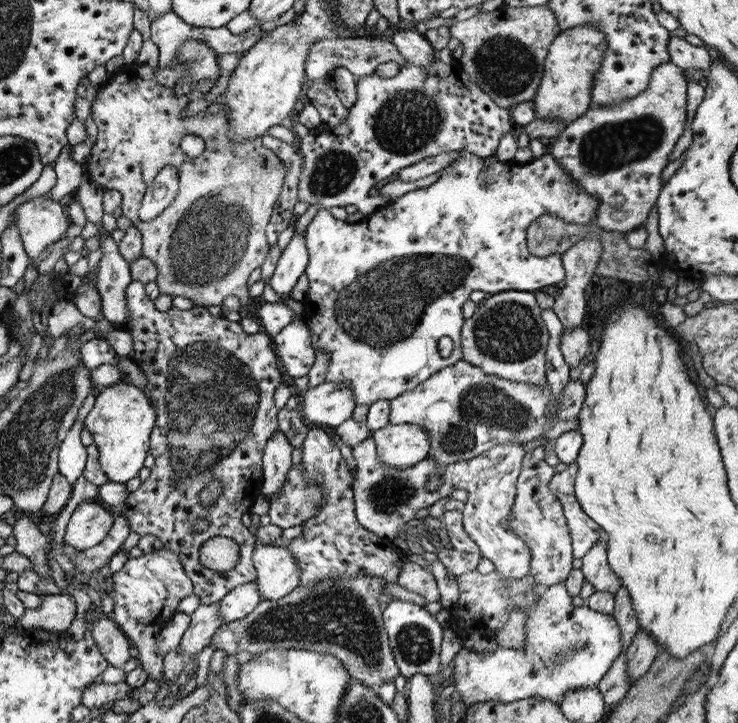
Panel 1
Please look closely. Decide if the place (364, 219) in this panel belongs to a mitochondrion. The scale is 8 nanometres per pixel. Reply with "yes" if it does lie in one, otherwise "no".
no

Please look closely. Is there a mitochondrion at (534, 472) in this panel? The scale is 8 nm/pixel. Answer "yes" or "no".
no

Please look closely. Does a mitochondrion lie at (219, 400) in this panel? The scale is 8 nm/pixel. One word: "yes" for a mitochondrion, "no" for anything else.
yes

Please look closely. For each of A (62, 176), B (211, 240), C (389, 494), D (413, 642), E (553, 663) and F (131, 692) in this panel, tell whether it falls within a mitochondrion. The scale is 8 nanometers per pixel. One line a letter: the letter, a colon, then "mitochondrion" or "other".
A: other
B: mitochondrion
C: mitochondrion
D: mitochondrion
E: mitochondrion
F: other

